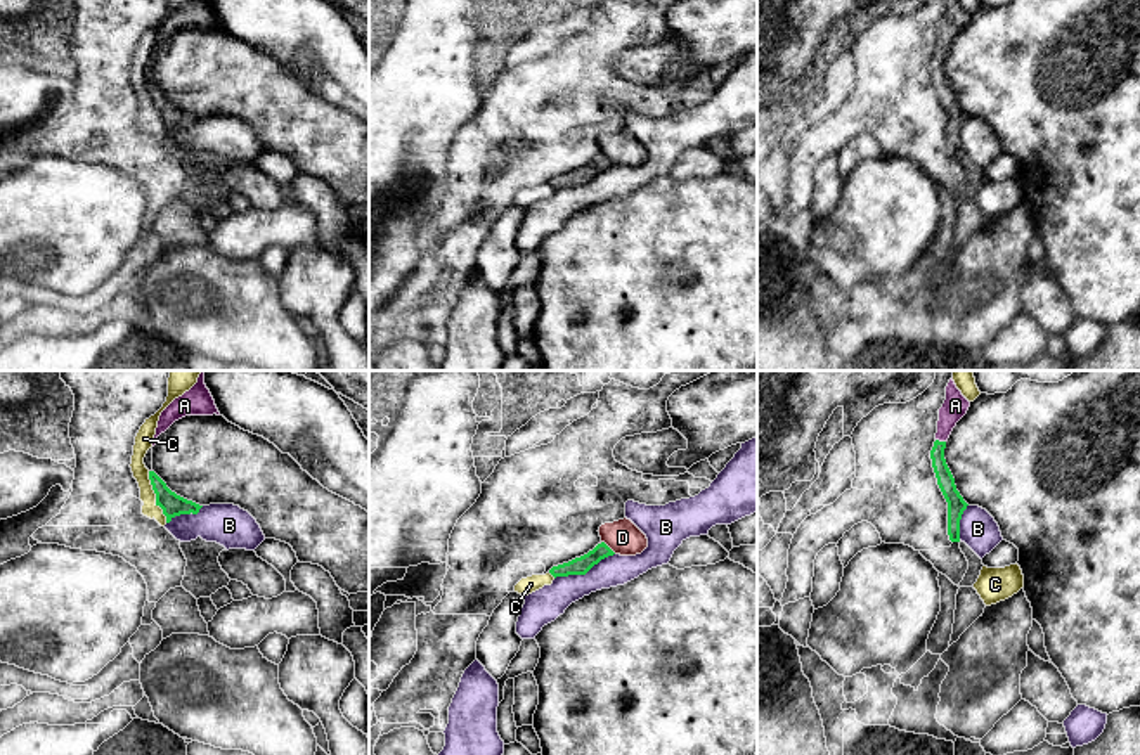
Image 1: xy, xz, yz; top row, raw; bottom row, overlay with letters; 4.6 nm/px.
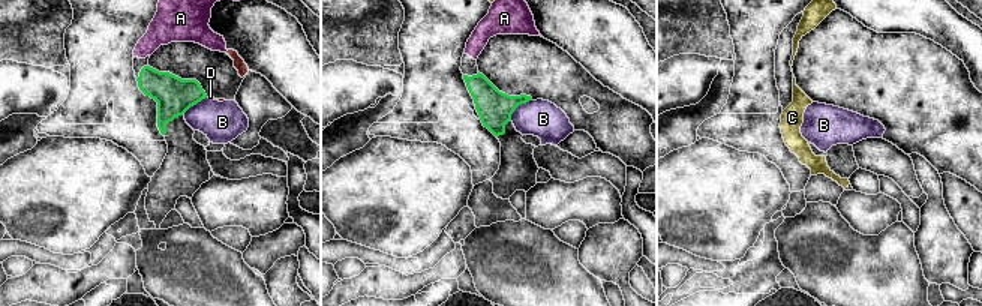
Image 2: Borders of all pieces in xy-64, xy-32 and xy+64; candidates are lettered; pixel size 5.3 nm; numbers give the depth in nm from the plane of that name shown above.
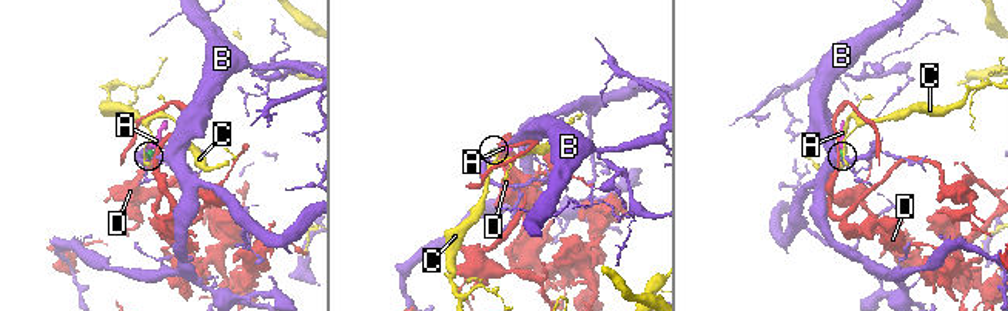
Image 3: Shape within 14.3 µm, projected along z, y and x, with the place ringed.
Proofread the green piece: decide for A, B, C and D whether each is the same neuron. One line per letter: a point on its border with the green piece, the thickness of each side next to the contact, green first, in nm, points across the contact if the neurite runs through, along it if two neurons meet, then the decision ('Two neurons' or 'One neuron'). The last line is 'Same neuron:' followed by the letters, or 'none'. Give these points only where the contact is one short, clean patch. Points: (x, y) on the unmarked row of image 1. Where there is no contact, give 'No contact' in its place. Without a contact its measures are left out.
A: Touches green at yz (941, 54). Thickness 80 nm (green) against 120 nm. Path across: yz (945, 90), (939, 78), (941, 54), (945, 37), (955, 18). One neuron
B: Touches green at xz (584, 186). Thickness 80 nm (green) against 160 nm. Boundary: xz (614, 165), (602, 170), (584, 186), (558, 187), (555, 191). Two neurons
C: Touches green at xy (156, 109). Thickness 110 nm (green) against 80 nm. Boundary: xy (148, 83), (156, 116), (167, 134). Two neurons
D: Touches green at xz (607, 158). Thickness 80 nm (green) against 160 nm. Boundary: xz (602, 153), (615, 165). Two neurons
Same neuron: A

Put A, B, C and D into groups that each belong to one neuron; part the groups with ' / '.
A / B / C / D

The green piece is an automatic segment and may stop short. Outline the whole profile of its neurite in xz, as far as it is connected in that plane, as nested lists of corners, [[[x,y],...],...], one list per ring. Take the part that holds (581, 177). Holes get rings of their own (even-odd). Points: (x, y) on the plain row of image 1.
[[[598,156],[593,163],[587,166],[575,170],[568,175],[553,178],[549,185],[556,189],[568,189],[568,187],[586,187],[594,177],[598,177],[601,171],[613,168],[615,165],[605,156]]]

